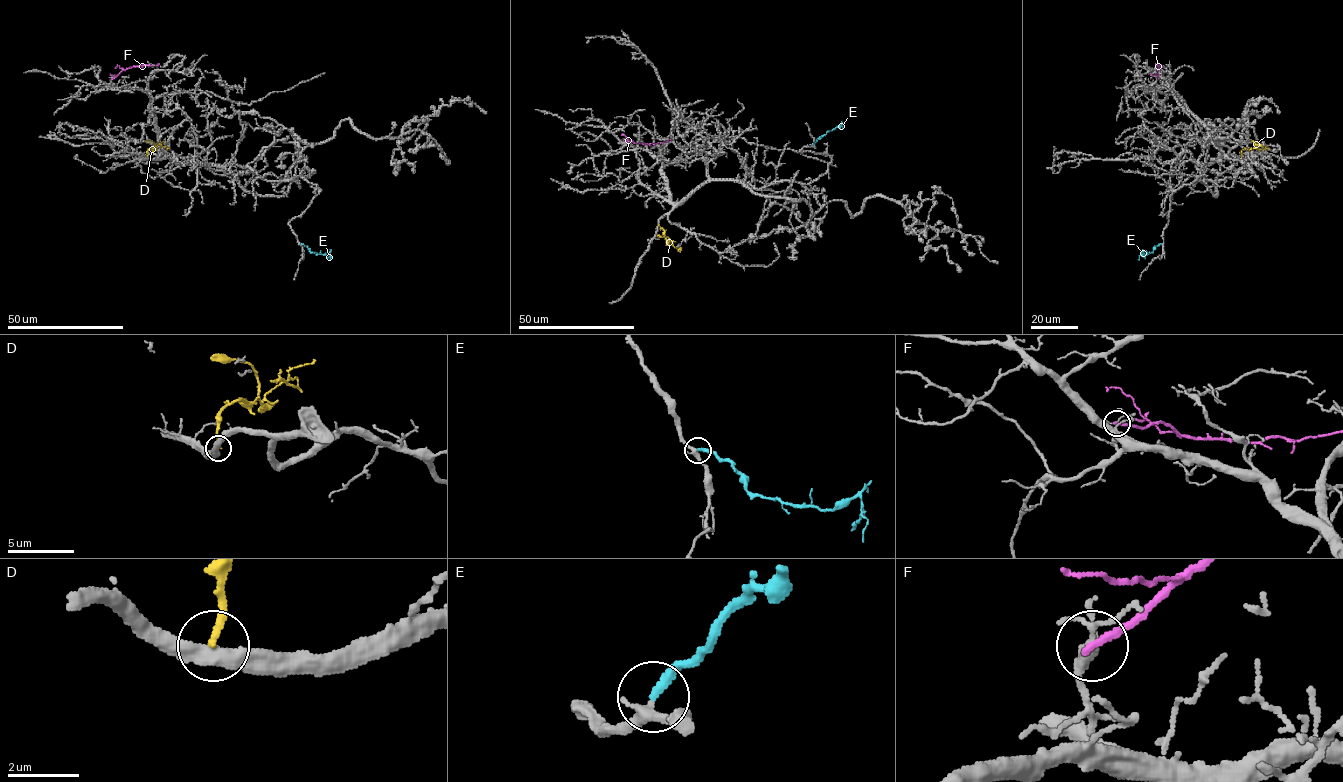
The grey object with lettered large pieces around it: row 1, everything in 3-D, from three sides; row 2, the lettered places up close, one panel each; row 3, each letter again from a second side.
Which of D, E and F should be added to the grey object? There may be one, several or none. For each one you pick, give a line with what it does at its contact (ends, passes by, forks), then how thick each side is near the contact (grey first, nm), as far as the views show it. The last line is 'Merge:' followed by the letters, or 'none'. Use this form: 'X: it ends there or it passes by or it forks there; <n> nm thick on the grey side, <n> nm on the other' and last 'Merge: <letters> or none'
E: it ends there; 280 nm thick on the grey side, 240 nm on the other
Merge: E

